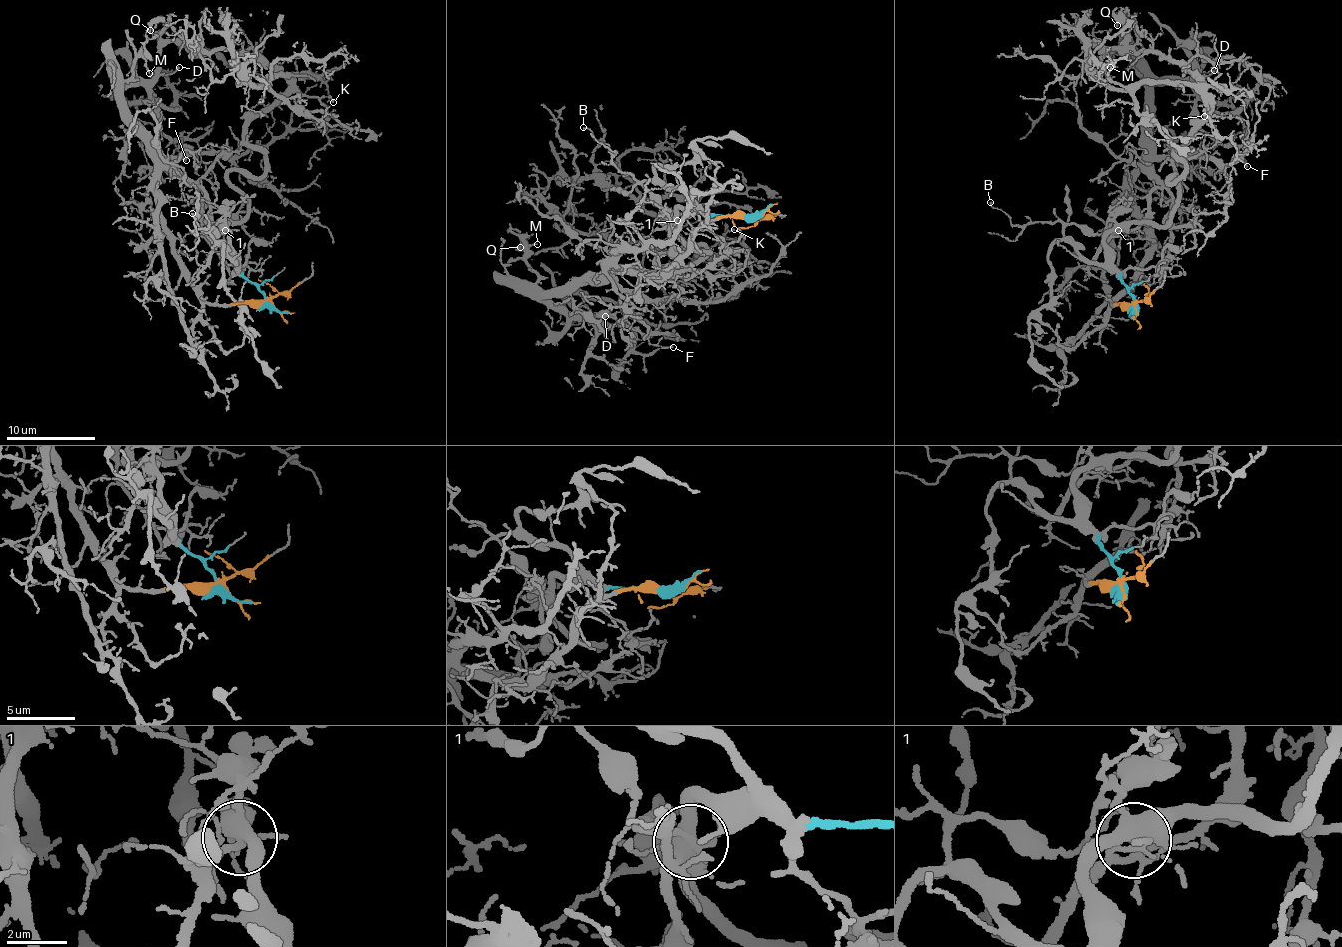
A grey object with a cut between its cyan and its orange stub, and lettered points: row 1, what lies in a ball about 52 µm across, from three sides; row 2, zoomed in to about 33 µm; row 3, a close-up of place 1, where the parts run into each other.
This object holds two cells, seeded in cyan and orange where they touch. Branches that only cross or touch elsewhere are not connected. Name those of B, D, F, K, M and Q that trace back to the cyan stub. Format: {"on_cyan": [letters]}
{"on_cyan": ["B", "K", "Q"]}

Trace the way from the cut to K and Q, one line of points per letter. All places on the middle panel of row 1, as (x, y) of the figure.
K: (753, 214), (678, 208), (679, 235), (709, 253), (677, 265), (705, 250), (687, 247), (679, 267), (733, 228)
Q: (753, 214), (680, 208), (679, 235), (709, 253), (678, 254), (692, 265), (694, 253), (599, 233), (520, 246)

